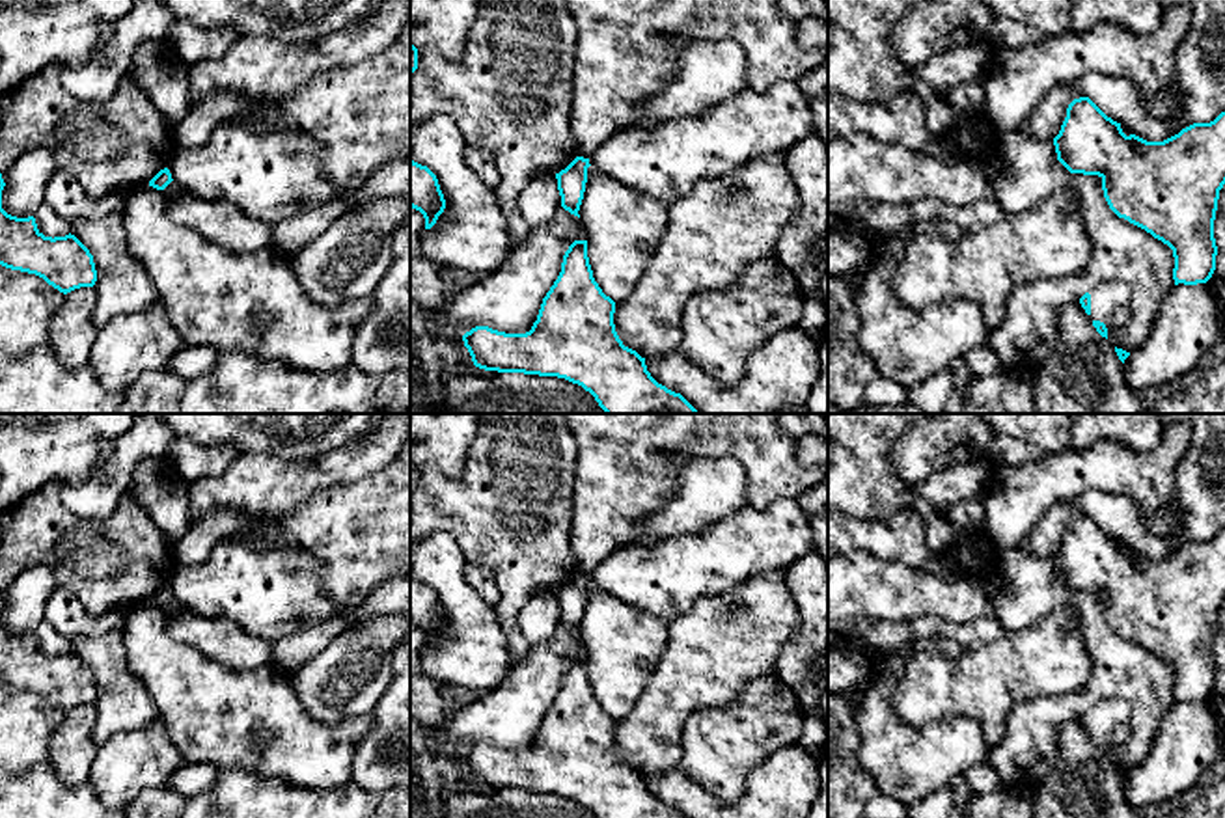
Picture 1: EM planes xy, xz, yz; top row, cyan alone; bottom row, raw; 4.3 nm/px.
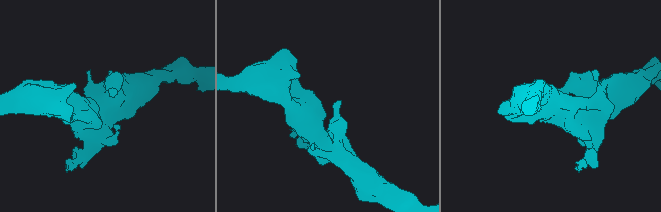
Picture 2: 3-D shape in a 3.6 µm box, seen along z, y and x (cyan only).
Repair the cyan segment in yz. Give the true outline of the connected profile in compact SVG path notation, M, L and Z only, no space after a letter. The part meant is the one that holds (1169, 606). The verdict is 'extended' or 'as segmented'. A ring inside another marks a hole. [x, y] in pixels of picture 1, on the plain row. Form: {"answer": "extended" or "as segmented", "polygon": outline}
{"answer": "as segmented", "polygon": "M1080 514L1068 522L1053 563L1057 578L1070 591L1098 593L1102 596L1104 615L1119 635L1145 647L1173 667L1175 702L1197 702L1212 695L1218 673L1214 637L1219 607L1225 602L1225 529L1210 540L1193 540L1163 559L1147 559L1136 552L1126 553L1121 540L1108 535L1089 514Z"}

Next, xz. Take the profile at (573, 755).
{"answer": "as segmented", "polygon": "M574 658L530 749L475 743L462 758L479 786L565 796L595 818L686 818L658 801L645 775L623 762L613 730L615 719L593 695L587 658Z"}

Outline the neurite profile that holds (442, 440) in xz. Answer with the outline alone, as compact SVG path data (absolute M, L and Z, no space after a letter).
M410 414L410 460L416 466L434 466L446 475L461 475L468 449L475 438L481 414Z

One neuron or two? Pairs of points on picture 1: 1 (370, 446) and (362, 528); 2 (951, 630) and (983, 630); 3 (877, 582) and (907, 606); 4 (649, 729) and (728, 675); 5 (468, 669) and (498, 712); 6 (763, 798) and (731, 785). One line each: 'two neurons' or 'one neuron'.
1: two neurons
2: one neuron
3: one neuron
4: one neuron
5: two neurons
6: two neurons

